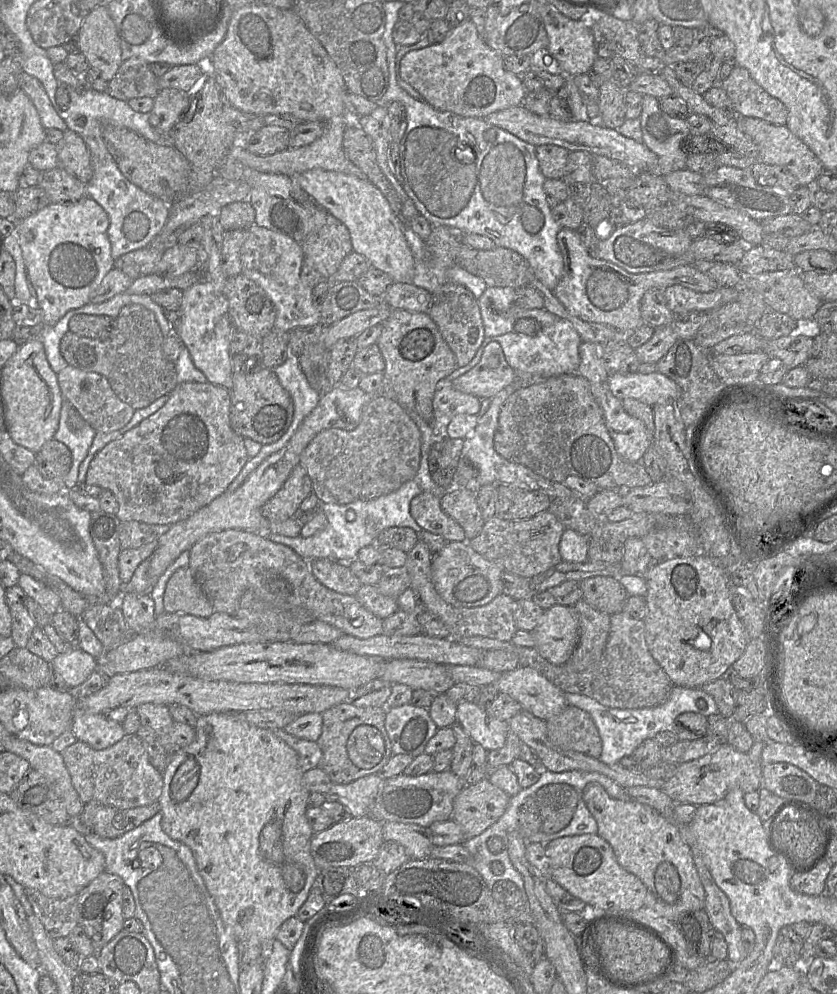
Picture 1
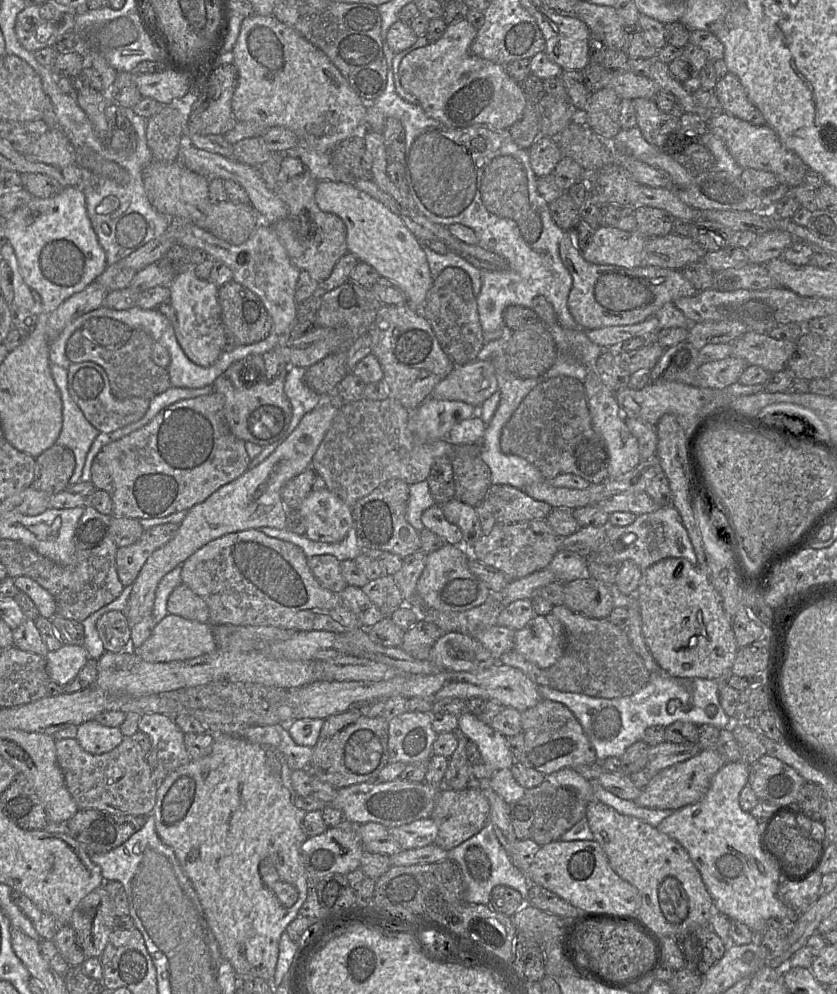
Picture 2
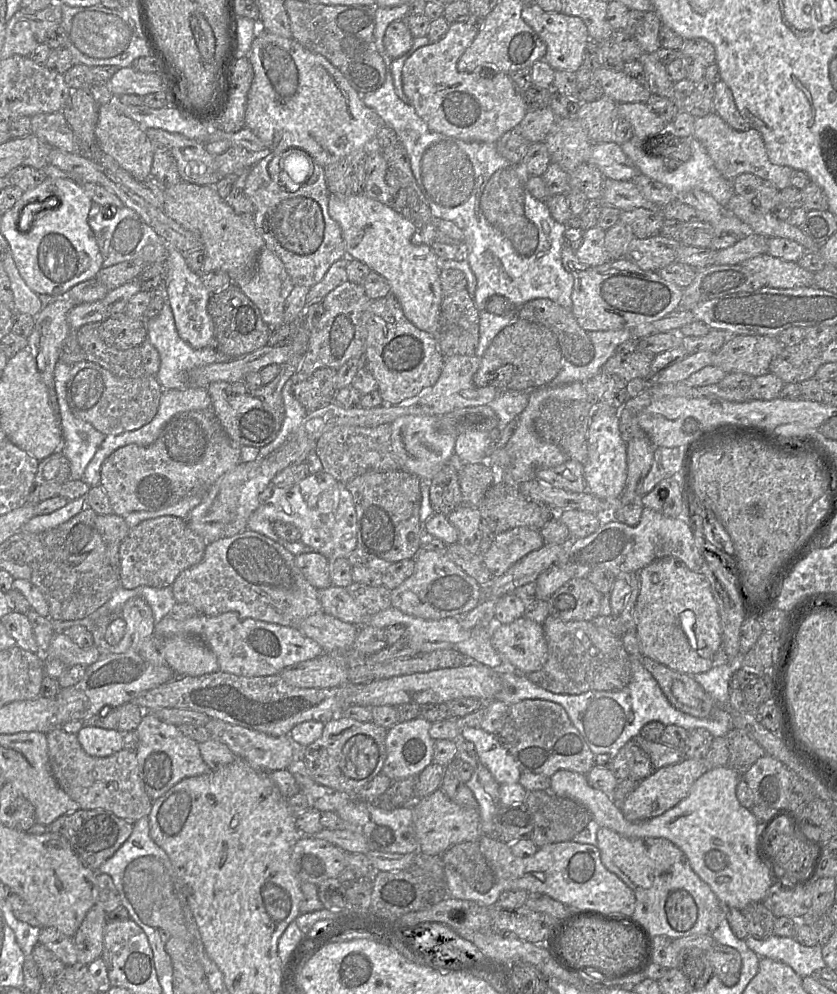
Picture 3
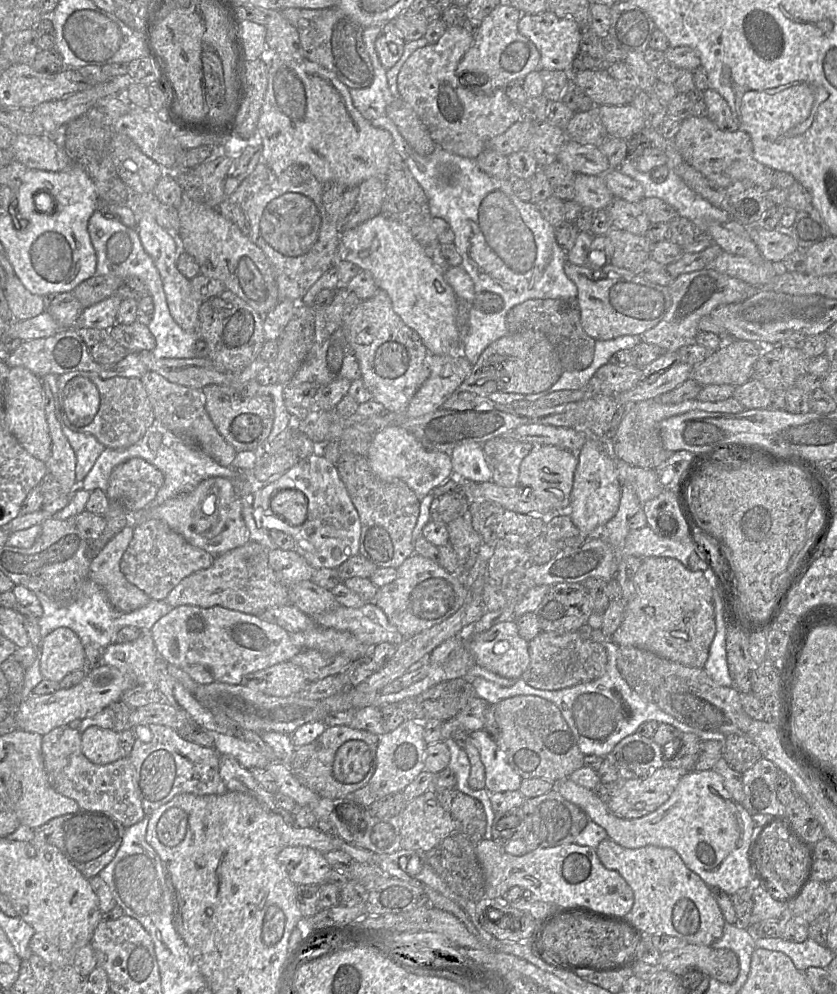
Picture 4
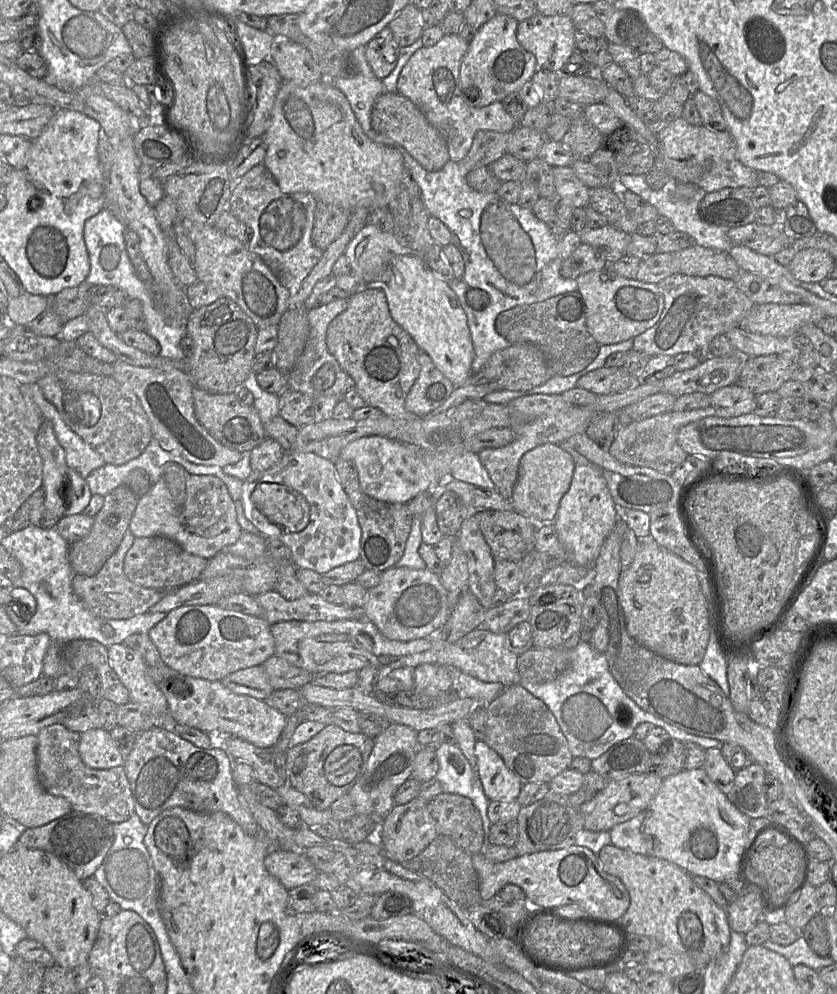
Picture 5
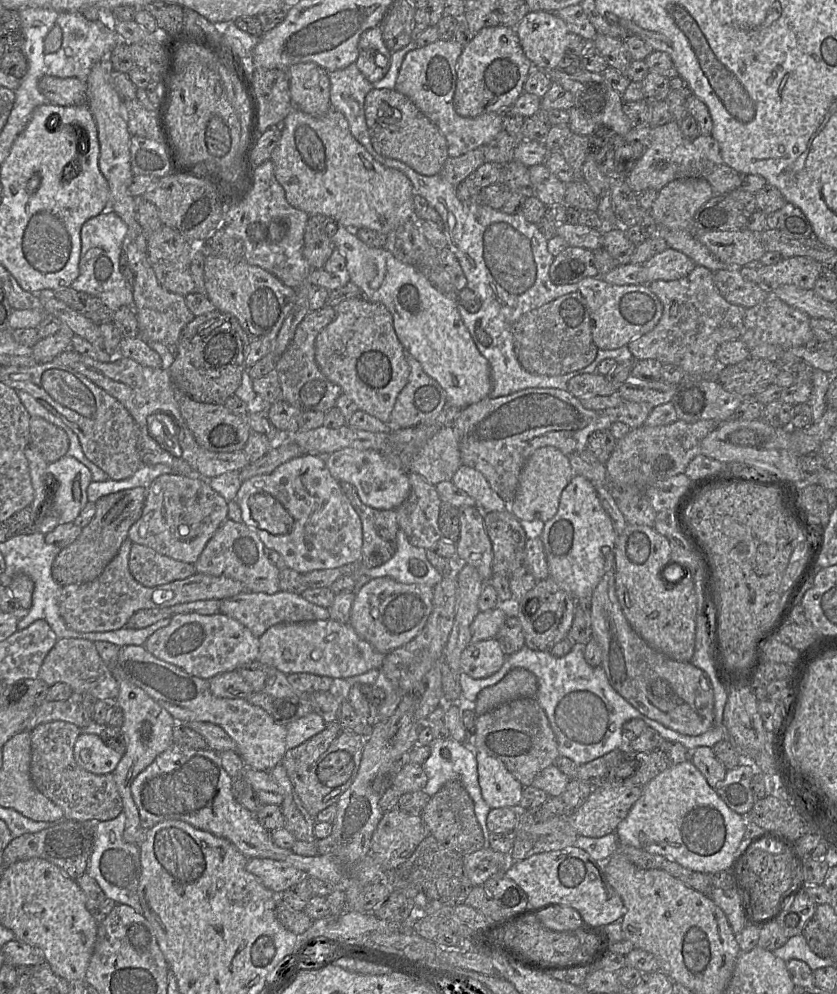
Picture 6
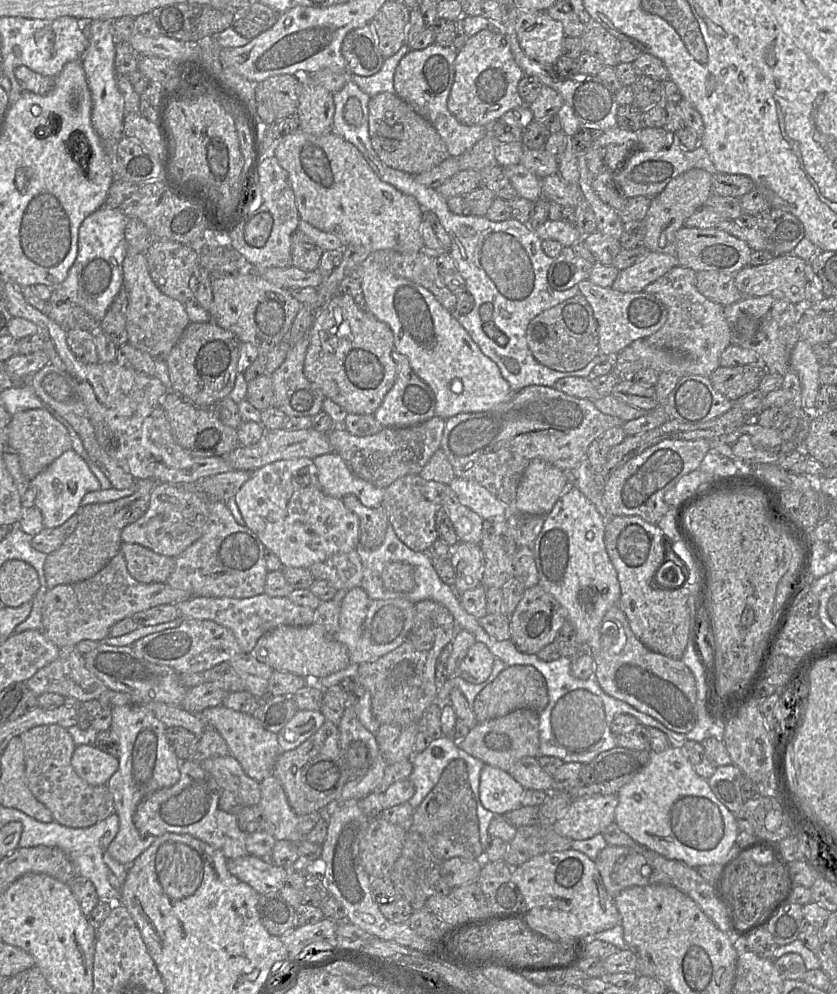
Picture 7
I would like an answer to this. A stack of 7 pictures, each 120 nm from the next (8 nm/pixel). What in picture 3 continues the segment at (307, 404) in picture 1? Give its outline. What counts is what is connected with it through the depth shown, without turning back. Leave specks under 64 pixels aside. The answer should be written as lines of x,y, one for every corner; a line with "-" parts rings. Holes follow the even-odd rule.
289,379
282,389
285,418
281,430
272,442
272,450
274,451
279,449
293,435
308,414
302,404
295,398
293,385
293,379

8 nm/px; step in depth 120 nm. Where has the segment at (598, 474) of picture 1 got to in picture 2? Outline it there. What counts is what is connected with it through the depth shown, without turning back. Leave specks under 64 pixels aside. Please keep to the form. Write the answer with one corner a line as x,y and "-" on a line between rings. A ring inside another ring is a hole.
557,376
539,383
522,400
506,424
500,449
533,464
545,480
565,473
575,474
592,484
608,479
609,452
592,424
585,386
569,376

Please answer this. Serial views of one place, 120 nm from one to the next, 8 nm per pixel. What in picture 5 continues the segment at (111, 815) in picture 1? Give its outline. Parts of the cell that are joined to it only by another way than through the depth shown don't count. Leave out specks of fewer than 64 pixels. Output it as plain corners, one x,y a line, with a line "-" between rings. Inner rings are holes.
70,813
37,828
26,829
14,848
38,849
56,856
81,880
92,877
114,842
113,824
96,814

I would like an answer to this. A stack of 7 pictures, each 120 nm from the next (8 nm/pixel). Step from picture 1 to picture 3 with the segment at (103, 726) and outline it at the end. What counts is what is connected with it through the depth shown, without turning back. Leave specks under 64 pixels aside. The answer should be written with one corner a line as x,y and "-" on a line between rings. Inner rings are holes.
84,726
77,737
83,750
93,757
108,757
123,749
123,733
119,730

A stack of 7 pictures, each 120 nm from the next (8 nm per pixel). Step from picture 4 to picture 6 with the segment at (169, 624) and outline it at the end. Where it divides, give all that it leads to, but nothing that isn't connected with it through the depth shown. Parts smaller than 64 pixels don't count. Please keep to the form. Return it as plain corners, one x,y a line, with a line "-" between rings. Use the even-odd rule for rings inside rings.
175,614
167,626
150,635
144,647
156,658
180,667
188,674
209,680
258,661
259,640
237,620
224,614

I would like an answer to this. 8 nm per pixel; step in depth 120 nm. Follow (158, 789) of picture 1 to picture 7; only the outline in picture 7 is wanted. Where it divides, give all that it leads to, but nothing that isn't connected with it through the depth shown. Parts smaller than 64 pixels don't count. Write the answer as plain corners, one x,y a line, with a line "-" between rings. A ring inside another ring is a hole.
41,725
19,737
23,743
27,786
50,810
55,822
71,828
86,828
115,813
113,796
107,785
90,785
74,771
71,758
76,745
67,729
59,725

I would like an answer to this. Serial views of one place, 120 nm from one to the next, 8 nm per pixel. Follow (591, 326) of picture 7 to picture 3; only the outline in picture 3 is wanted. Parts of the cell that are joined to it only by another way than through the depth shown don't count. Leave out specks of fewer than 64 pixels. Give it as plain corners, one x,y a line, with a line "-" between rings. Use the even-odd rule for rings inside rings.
537,298
523,304
517,319
541,324
556,336
562,358
577,366
588,364
593,358
593,345
576,321
572,310
551,299

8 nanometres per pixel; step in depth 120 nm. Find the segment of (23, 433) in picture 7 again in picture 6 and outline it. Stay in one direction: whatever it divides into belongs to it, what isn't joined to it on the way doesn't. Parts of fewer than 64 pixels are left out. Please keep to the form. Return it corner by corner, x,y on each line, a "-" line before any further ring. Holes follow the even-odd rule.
31,417
30,445
35,446
49,464
67,454
69,441
61,428
42,418

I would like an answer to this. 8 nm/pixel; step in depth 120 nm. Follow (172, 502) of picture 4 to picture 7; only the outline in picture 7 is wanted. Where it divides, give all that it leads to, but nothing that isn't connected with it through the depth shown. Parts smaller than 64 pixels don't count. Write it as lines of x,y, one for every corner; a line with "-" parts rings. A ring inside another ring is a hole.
156,483
146,512
123,528
122,542
139,544
158,554
175,558
204,534
210,500
203,492
185,490
170,483

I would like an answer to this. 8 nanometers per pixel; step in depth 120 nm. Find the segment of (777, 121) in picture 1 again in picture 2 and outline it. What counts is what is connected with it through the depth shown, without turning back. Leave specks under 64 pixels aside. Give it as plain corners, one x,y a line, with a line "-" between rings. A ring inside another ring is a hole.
732,72
717,82
714,91
724,112
754,125
766,124
760,110
750,102
740,79

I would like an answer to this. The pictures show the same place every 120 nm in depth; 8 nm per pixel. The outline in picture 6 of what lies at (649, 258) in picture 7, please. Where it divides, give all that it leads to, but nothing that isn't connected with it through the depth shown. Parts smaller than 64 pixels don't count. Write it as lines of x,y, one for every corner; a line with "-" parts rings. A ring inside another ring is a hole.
667,248
642,264
644,281
650,284
654,281
672,281
687,276
696,264
685,254

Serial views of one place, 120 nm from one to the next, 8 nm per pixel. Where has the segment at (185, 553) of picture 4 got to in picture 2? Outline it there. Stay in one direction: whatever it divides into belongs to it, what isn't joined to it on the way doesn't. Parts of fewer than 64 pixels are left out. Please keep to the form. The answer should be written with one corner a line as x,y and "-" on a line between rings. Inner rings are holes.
161,524
144,530
133,544
116,552
116,570
122,585
132,586
150,555
176,534
179,524

